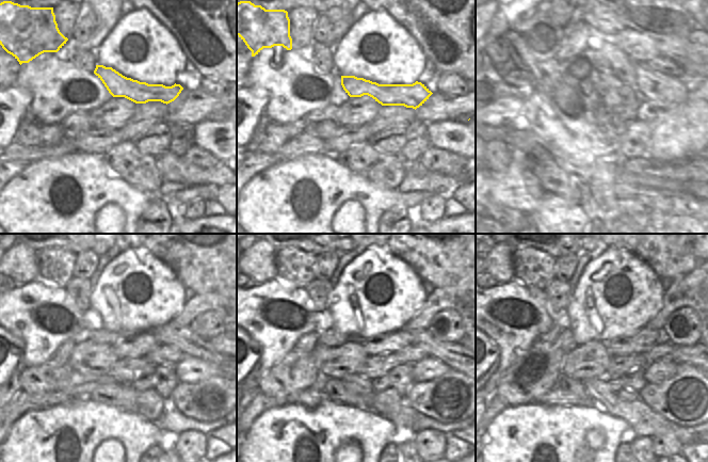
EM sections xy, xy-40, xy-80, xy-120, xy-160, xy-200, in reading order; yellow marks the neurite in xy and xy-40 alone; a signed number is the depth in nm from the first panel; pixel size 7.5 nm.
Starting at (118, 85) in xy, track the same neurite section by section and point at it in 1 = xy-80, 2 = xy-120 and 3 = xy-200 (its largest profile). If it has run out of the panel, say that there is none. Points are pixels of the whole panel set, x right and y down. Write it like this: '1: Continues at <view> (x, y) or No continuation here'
1: Continues at xy-80 (660, 97)
2: Continues at xy-120 (191, 345)
3: Continues at xy-200 (692, 354)

